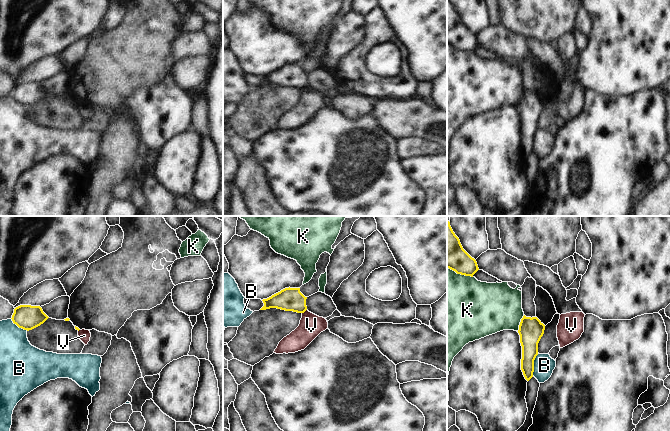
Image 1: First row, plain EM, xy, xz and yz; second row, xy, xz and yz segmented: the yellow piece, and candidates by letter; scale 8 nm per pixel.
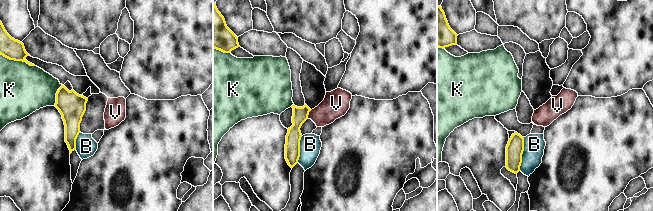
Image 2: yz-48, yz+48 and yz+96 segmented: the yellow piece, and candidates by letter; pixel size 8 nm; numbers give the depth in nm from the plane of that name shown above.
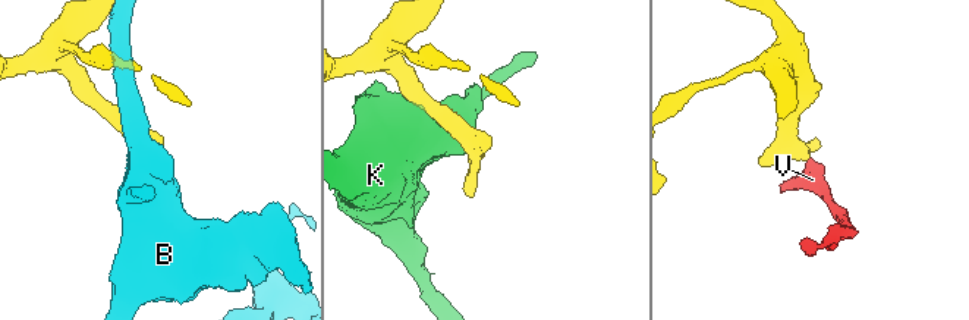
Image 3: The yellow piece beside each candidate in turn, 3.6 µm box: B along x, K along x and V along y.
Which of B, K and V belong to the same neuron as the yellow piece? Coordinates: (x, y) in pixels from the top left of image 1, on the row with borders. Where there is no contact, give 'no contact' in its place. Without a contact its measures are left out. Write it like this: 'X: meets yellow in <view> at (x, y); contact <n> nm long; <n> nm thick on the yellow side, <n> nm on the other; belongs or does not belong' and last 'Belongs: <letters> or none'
B: meets yellow in yz at (533, 364); contact 190 nm long; 180 nm thick on the yellow side, 160 nm on the other; does not belong
K: meets yellow in yz at (520, 323); contact 150 nm long; 200 nm thick on the yellow side, 400 nm on the other; does not belong
V: meets yellow in xz at (304, 311); contact 50 nm long; 190 nm thick on the yellow side, 190 nm on the other; does not belong
Belongs: none

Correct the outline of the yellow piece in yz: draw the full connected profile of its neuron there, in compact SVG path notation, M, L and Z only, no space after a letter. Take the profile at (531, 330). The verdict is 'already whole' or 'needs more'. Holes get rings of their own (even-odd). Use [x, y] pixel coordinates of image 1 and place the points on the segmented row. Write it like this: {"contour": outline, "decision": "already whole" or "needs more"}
{"contour": "M537 317L521 319L518 333L522 346L521 370L527 381L533 377L534 360L538 355L538 343L544 334L545 325Z", "decision": "already whole"}

